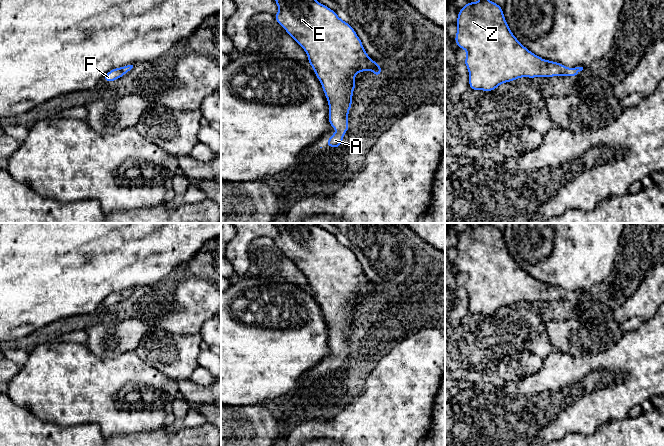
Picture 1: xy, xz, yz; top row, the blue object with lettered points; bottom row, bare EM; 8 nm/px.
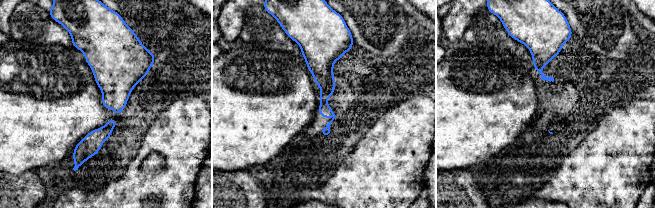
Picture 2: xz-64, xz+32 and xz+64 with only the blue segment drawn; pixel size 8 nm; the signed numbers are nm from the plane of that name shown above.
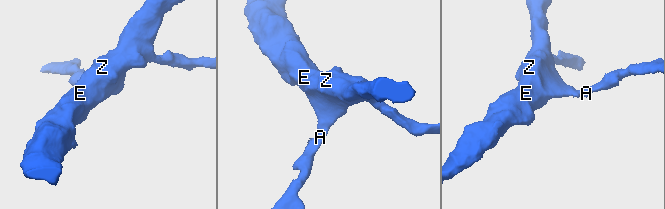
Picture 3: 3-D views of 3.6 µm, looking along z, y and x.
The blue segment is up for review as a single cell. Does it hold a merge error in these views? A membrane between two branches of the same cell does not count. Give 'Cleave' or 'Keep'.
Keep

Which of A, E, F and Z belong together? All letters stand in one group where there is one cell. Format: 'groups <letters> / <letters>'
groups A E F Z

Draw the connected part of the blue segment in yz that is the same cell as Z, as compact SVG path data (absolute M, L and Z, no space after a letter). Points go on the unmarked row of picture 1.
M488 223L467 228L459 233L455 267L467 275L464 284L469 295L471 314L493 315L500 308L511 306L521 301L575 301L583 291L567 292L561 287L544 284L523 270L512 258L506 247L503 233Z

